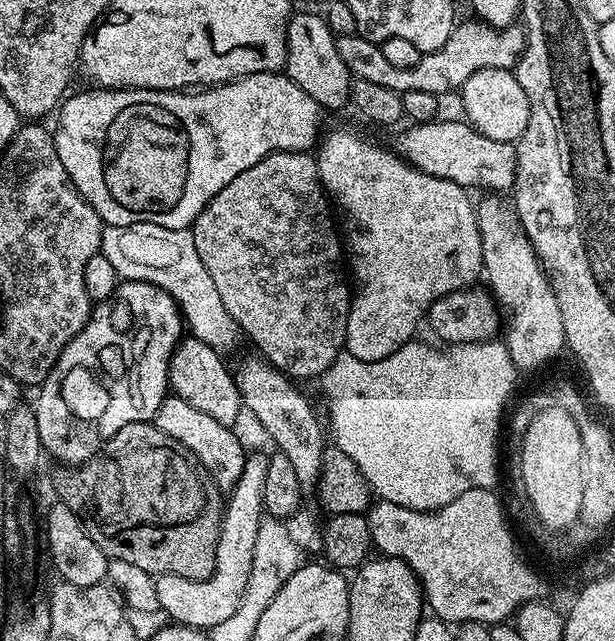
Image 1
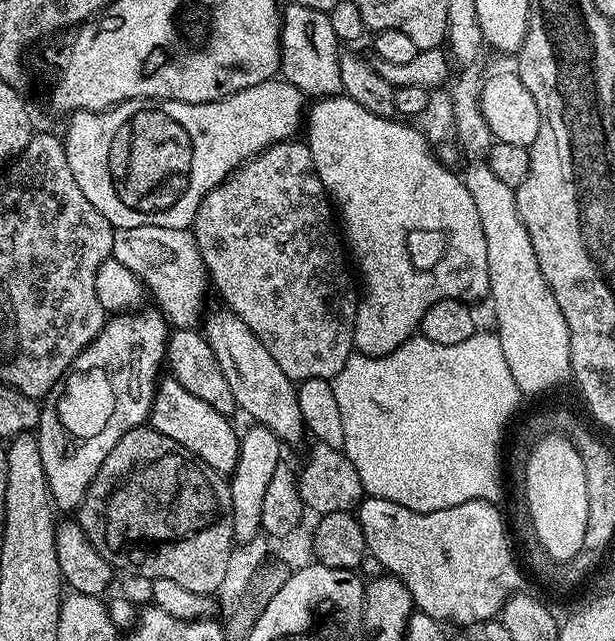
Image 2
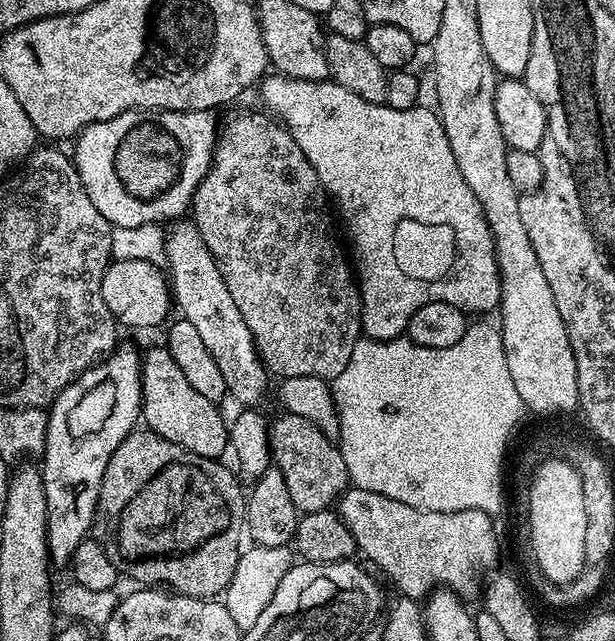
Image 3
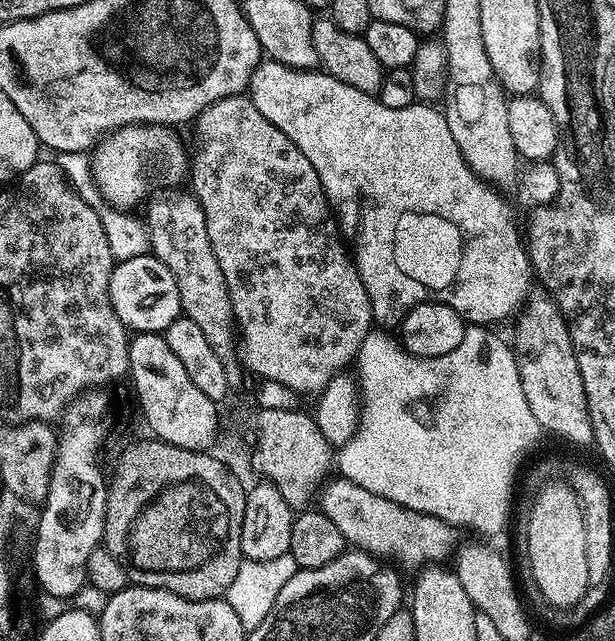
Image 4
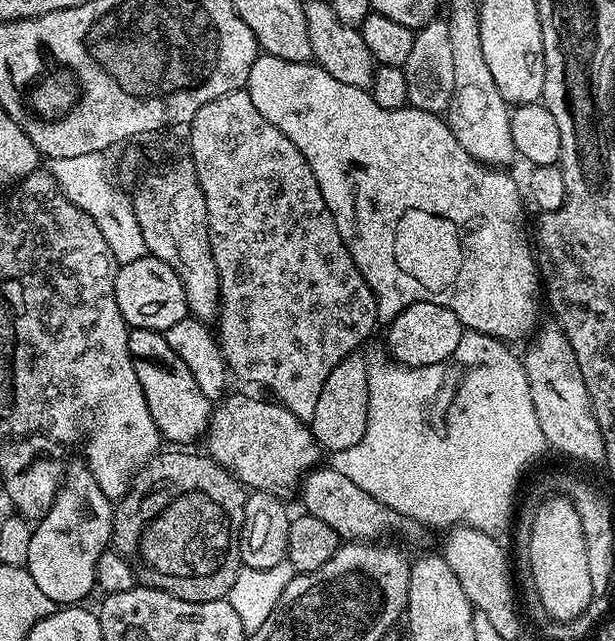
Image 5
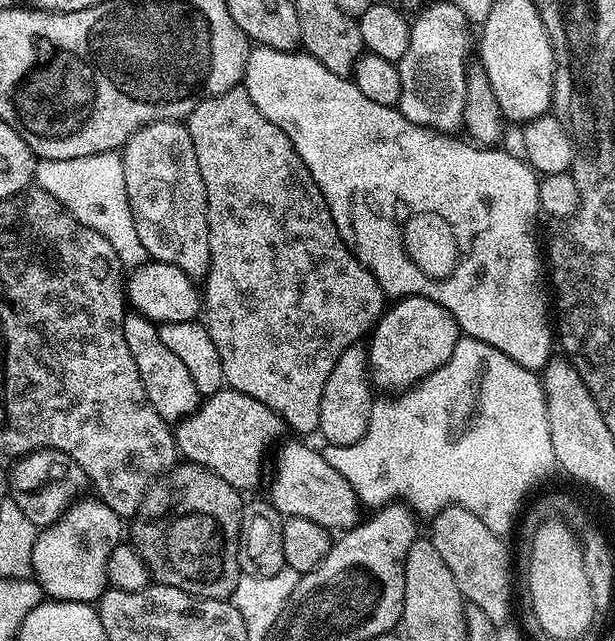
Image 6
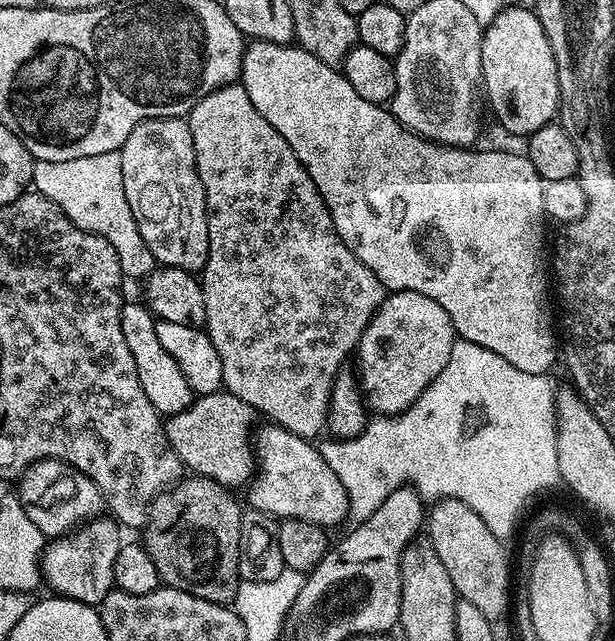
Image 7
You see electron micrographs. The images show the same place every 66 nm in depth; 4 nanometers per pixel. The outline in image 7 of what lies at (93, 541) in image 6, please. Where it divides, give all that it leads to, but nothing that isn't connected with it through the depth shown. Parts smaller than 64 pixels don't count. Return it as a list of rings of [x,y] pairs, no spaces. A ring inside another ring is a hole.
[[[112,518],[104,519],[89,519],[85,523],[89,524],[81,532],[65,534],[53,539],[45,547],[42,555],[42,572],[47,581],[52,580],[52,588],[56,591],[53,593],[69,600],[98,606],[104,601],[106,594],[113,591],[114,558],[118,558],[122,537],[117,521]]]

